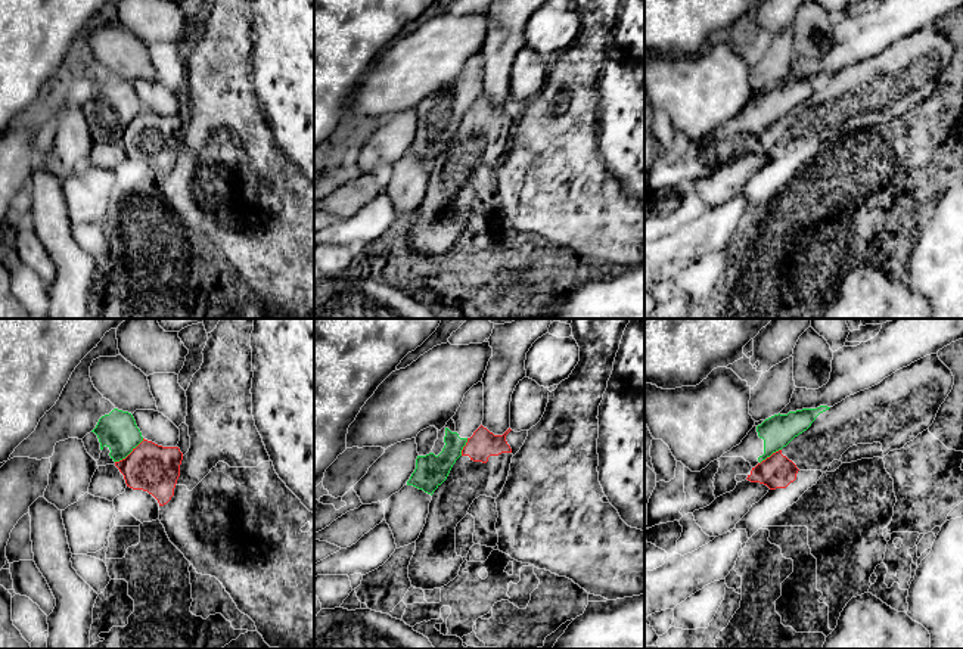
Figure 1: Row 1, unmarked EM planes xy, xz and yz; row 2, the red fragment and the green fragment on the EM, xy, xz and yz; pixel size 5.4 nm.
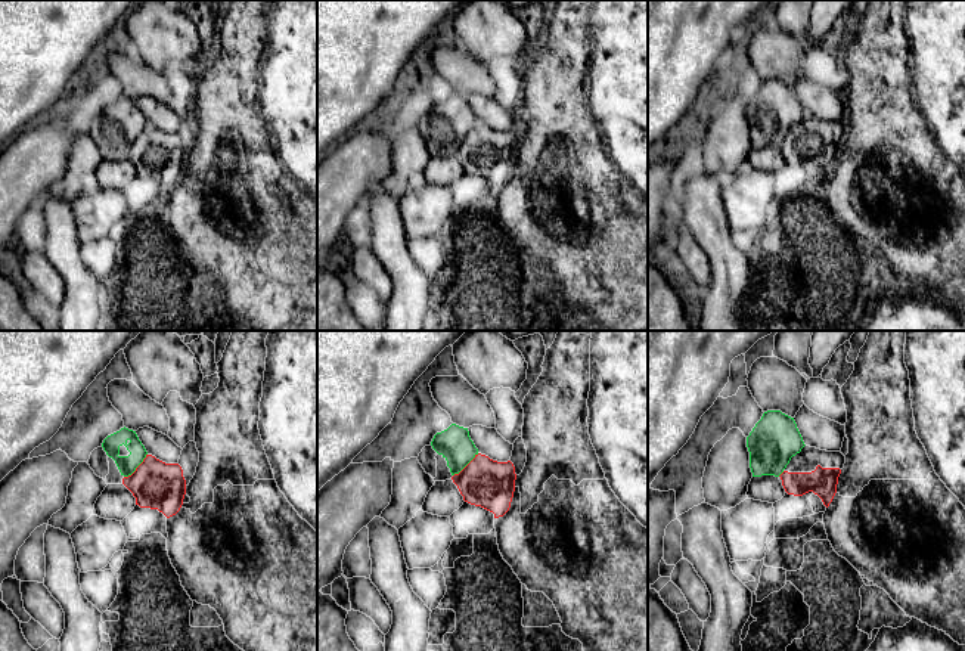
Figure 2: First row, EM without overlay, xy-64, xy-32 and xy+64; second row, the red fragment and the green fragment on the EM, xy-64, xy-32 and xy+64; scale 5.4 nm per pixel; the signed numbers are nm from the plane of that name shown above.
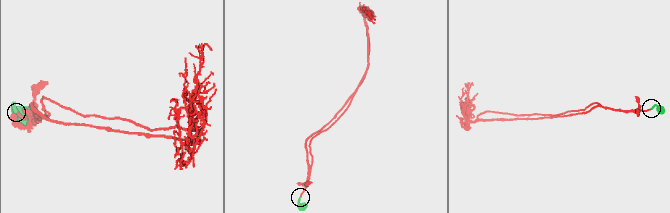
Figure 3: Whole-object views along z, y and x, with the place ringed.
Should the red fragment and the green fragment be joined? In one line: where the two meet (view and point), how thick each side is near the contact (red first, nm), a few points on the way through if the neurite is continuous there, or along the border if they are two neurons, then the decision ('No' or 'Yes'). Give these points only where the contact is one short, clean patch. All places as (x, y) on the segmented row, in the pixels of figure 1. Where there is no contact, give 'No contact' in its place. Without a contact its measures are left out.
Touches red at xy (130, 453). Thickness 260 nm (red) against 200 nm. Boundary: xy (143, 438), (124, 457), (115, 462). No

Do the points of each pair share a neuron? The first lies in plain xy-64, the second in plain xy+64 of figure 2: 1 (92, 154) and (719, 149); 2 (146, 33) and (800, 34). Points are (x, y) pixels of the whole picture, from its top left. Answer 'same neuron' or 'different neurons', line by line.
1: same neuron
2: same neuron

